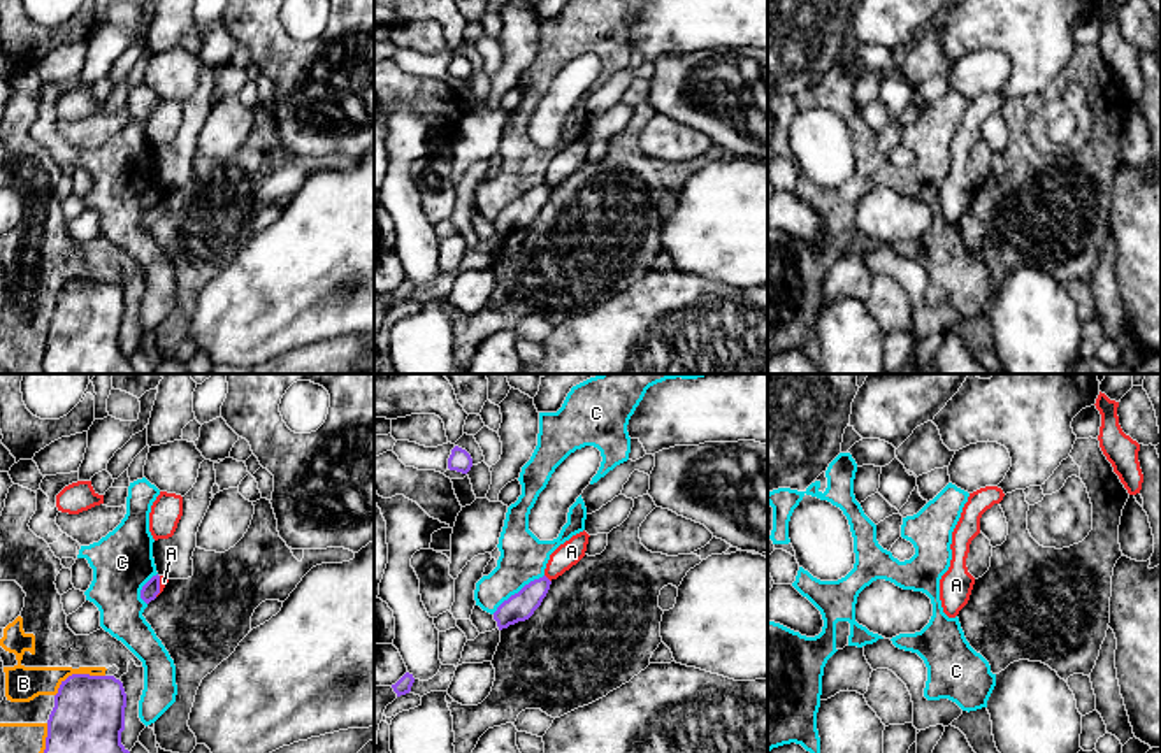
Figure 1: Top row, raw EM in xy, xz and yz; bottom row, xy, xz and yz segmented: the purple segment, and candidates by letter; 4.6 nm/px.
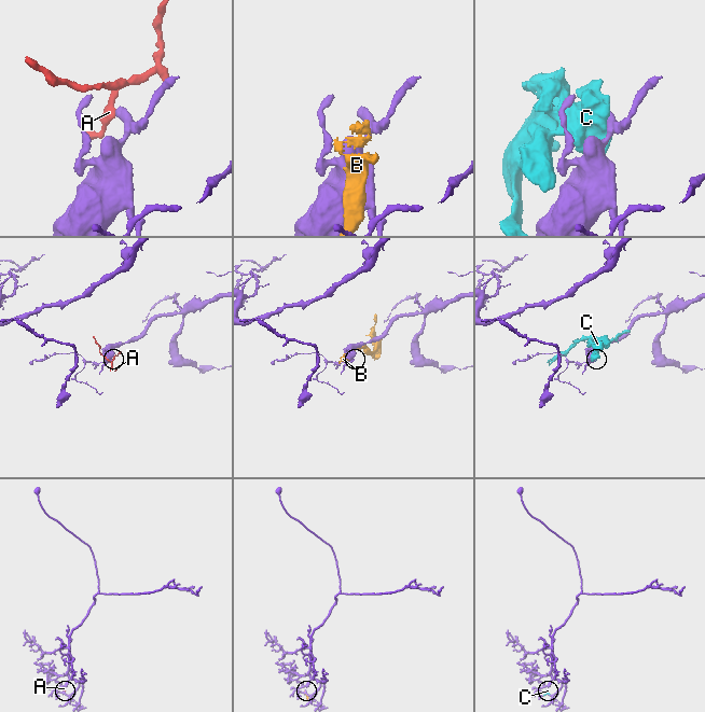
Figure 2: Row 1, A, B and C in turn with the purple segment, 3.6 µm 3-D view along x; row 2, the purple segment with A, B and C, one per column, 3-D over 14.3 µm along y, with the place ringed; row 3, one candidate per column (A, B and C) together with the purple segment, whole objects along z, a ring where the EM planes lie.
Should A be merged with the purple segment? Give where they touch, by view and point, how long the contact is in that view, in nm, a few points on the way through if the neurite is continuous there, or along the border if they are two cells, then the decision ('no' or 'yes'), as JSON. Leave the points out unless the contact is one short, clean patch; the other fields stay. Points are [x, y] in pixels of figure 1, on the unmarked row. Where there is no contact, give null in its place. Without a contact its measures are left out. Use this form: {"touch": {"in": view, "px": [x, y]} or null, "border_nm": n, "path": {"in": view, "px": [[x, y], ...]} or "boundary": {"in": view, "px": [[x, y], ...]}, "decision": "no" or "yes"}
{"touch": {"in": "xz", "px": [547, 185]}, "border_nm": 50, "boundary": {"in": "xz", "px": [[545, 181], [550, 188]]}, "decision": "no"}

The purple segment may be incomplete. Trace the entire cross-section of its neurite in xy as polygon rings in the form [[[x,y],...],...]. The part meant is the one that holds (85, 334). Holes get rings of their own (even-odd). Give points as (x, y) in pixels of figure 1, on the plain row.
[[[72,281],[61,288],[47,326],[42,374],[137,374],[121,351],[126,300],[114,283]]]

